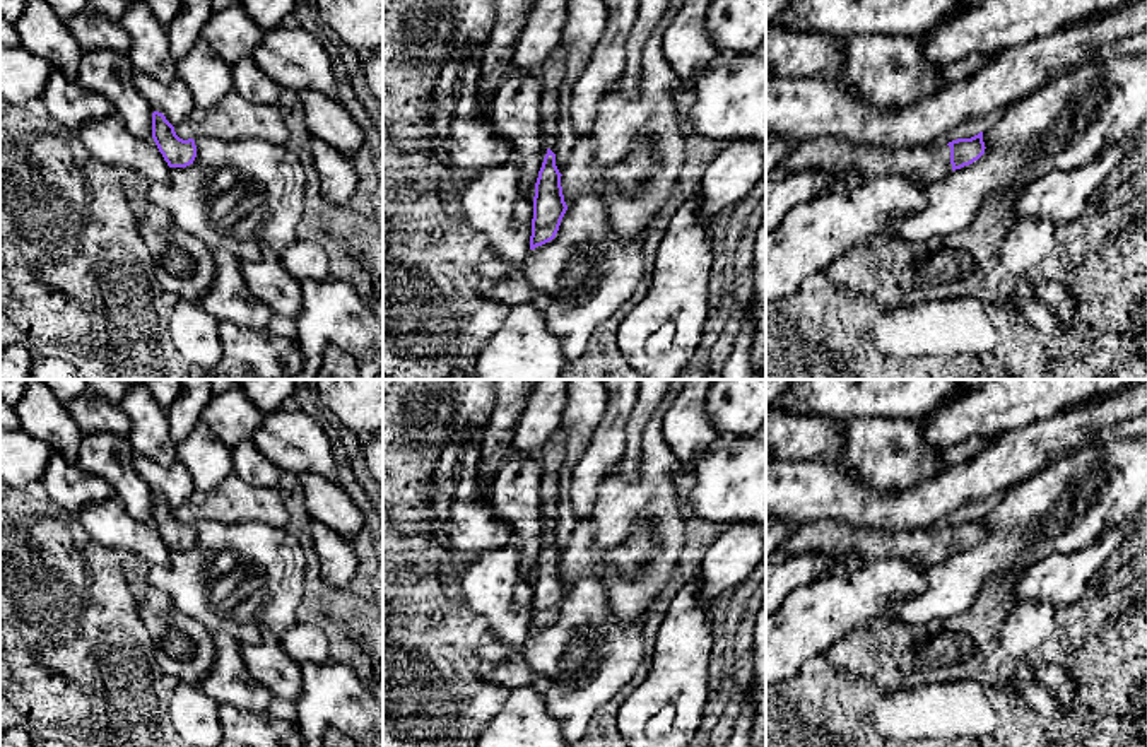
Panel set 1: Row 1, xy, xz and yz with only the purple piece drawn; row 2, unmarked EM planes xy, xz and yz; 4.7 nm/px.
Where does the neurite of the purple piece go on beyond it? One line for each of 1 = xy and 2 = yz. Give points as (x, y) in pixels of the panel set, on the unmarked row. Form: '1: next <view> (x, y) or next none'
1: next none
2: next yz (855, 544)

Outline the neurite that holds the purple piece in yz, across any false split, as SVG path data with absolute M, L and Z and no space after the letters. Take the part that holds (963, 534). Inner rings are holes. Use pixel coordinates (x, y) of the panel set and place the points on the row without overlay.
M983 515L957 521L940 530L916 528L892 532L880 525L851 525L843 520L815 520L800 525L783 544L783 556L809 552L844 561L844 568L899 557L926 569L950 554L973 547L985 537Z

